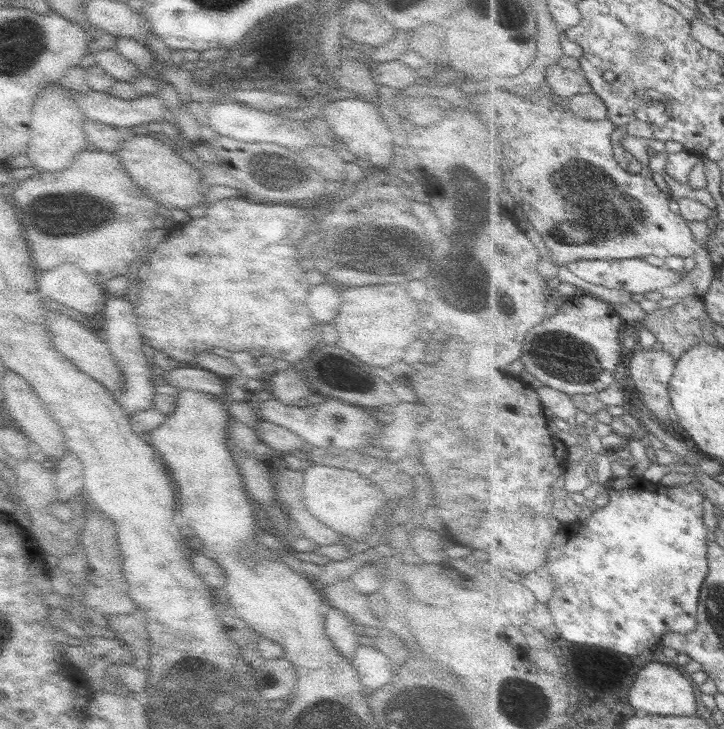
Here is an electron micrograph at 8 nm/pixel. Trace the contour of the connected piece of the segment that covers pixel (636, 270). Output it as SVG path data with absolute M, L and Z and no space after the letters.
M645 259L628 260L580 260L572 262L568 266L572 273L585 281L606 286L606 288L628 291L633 294L646 294L647 292L656 292L660 294L663 288L674 286L682 282L676 270L669 268L658 268L648 264Z

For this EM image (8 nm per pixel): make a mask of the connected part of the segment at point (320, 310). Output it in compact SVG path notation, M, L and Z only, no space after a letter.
M330 282L318 284L308 296L308 308L312 310L314 318L318 318L318 322L322 322L323 325L332 322L338 316L340 303L340 292Z

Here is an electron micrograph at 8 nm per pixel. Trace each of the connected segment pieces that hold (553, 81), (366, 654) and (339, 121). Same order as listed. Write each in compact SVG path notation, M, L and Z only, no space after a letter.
M559 64L550 66L546 78L548 85L562 101L567 101L577 94L588 94L593 91L586 75L582 76L574 70L562 68Z
M360 646L352 658L352 664L362 678L364 694L370 694L370 692L386 686L396 670L392 666L392 662L388 660L388 656L384 656L382 652L378 652L372 646Z
M336 100L326 104L319 114L327 121L333 133L342 140L342 146L357 159L370 160L376 166L388 166L394 158L394 144L392 144L392 132L388 130L386 120L382 118L378 106L364 102L364 100Z

